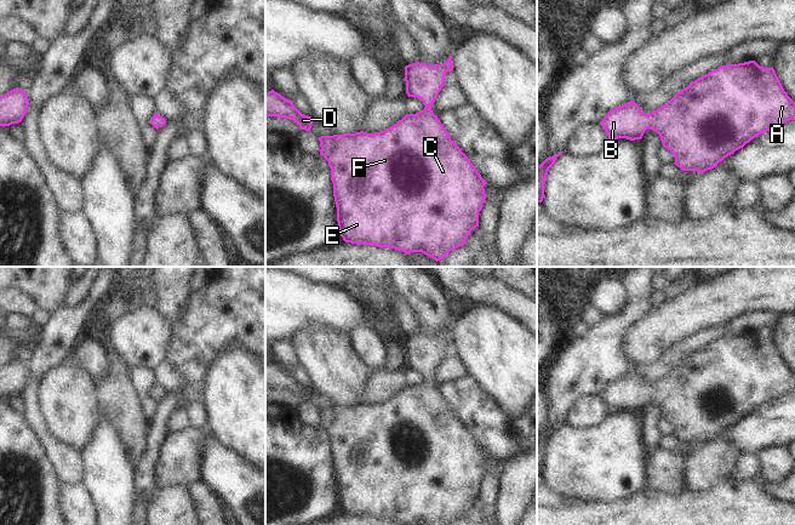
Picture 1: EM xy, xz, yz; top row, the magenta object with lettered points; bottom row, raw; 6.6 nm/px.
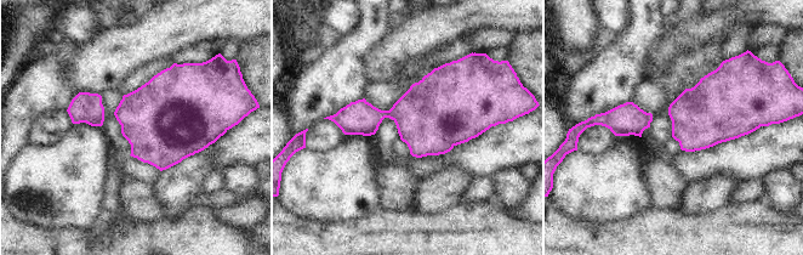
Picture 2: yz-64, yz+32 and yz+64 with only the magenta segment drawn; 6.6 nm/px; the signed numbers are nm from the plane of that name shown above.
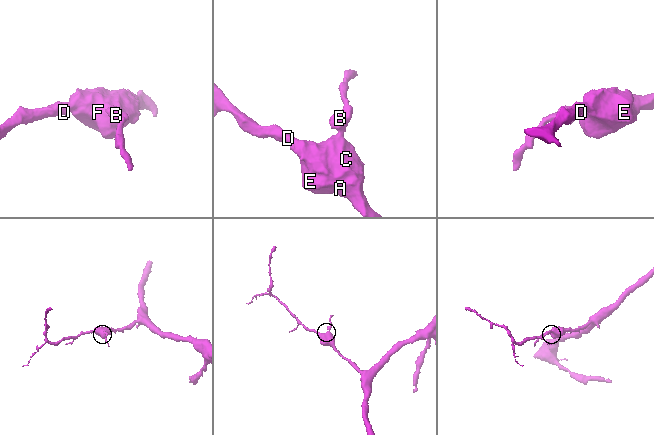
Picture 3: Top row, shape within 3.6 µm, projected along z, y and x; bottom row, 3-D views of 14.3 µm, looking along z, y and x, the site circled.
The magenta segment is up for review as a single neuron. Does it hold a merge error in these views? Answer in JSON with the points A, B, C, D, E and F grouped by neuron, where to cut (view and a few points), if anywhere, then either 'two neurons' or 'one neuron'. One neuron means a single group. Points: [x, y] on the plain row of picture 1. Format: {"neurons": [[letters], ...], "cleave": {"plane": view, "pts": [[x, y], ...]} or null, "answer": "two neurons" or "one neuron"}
{"neurons": [["A", "B", "C", "D", "E", "F"]], "cleave": null, "answer": "one neuron"}

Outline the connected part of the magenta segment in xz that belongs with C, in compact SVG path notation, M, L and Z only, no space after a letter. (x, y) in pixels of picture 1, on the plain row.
M452 326L444 336L427 336L427 335L412 335L405 338L405 353L406 365L408 369L419 370L425 380L416 386L406 386L401 392L390 398L389 400L379 404L367 405L364 403L355 405L343 405L333 407L321 407L320 412L320 427L322 427L331 440L331 452L333 455L333 468L337 479L337 493L338 504L345 514L356 517L366 515L378 519L390 519L404 523L405 525L422 524L422 525L448 525L459 518L465 515L465 512L470 503L479 498L479 484L482 480L484 472L486 470L485 456L487 455L477 444L475 438L470 434L468 428L462 421L451 411L448 404L440 394L437 387L431 382L431 376L435 373L439 364L445 355L445 347L447 343L453 342Z

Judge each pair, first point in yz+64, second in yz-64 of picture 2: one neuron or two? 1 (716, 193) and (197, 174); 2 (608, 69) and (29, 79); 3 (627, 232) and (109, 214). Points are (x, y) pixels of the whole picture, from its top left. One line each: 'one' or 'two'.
1: one
2: one
3: two

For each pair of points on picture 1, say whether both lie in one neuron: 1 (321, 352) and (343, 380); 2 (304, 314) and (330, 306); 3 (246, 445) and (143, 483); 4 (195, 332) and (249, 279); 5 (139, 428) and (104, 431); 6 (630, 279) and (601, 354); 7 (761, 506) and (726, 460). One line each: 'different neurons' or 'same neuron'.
1: same neuron
2: same neuron
3: different neurons
4: same neuron
5: different neurons
6: same neuron
7: different neurons

